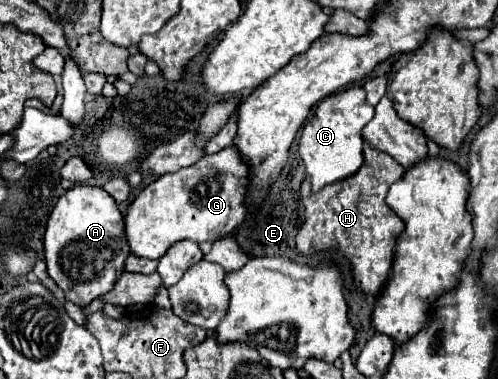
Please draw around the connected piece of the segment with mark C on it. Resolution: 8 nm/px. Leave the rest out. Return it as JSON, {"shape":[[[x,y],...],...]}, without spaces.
{"shape":[[[348,86],[342,92],[330,94],[316,106],[314,116],[306,122],[302,130],[300,150],[298,150],[300,158],[304,160],[306,174],[312,178],[314,192],[322,190],[326,184],[338,182],[358,172],[358,168],[364,162],[362,128],[370,122],[372,116],[374,108],[366,102],[366,92],[362,86]]]}

